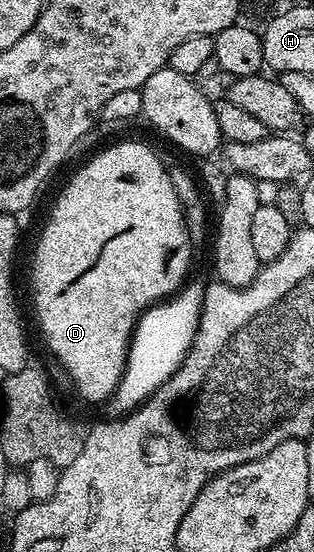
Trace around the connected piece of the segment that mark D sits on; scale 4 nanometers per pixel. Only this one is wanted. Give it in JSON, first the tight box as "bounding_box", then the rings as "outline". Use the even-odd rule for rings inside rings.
{"bounding_box":[30,143,192,404],"outline":[[[118,143],[115,147],[106,147],[99,155],[94,155],[74,176],[70,184],[58,195],[54,208],[50,211],[50,220],[42,227],[42,236],[34,247],[34,268],[30,271],[30,283],[34,286],[34,311],[38,314],[38,323],[42,326],[42,335],[50,346],[52,354],[58,358],[58,363],[70,374],[74,387],[90,403],[105,404],[117,389],[125,372],[126,359],[130,349],[130,340],[138,319],[150,307],[159,301],[173,296],[183,286],[187,278],[186,270],[190,267],[190,250],[192,244],[186,231],[186,216],[178,200],[176,189],[170,180],[168,167],[162,164],[162,159],[150,147],[142,143]]]}

